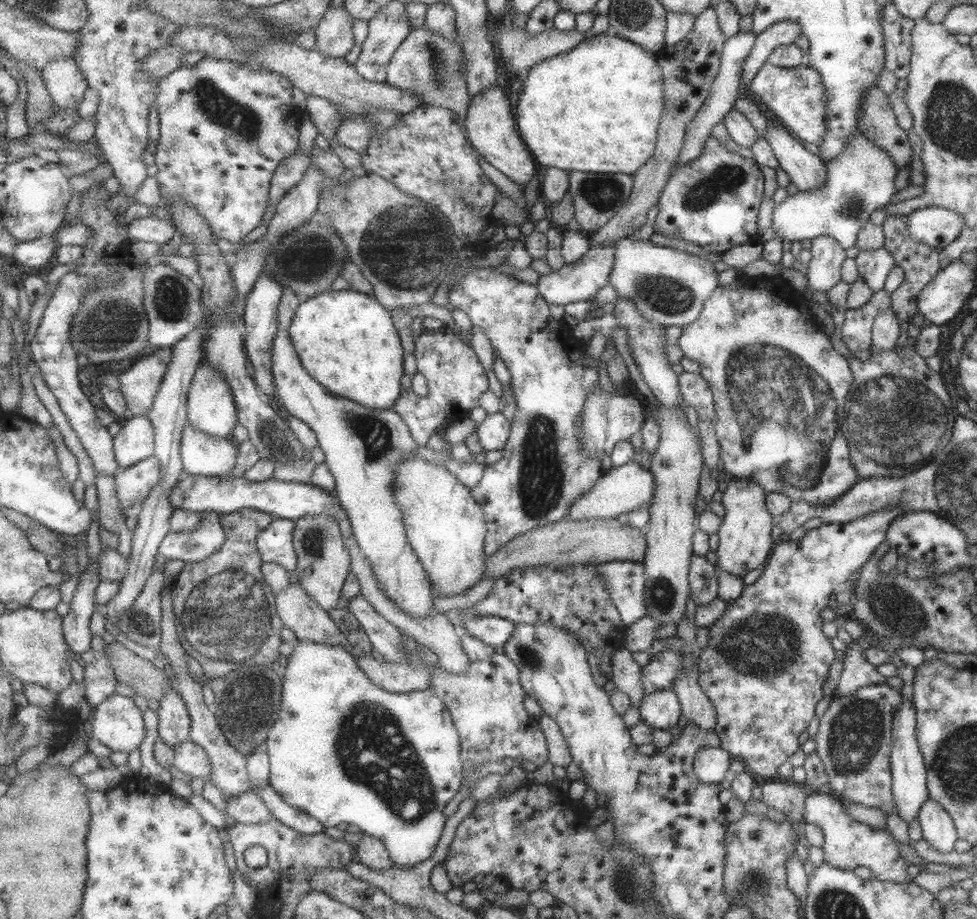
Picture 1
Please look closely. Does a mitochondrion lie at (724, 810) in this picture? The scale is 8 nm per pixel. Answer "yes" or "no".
no

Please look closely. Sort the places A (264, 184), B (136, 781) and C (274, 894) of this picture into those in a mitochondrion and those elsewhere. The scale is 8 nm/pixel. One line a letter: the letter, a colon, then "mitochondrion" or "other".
A: other
B: other
C: other

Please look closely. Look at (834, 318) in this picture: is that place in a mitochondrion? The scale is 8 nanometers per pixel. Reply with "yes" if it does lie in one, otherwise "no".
no

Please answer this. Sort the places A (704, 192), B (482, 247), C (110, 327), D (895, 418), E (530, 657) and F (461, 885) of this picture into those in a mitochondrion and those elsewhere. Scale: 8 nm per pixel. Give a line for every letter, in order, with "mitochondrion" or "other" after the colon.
A: mitochondrion
B: other
C: mitochondrion
D: mitochondrion
E: mitochondrion
F: other

